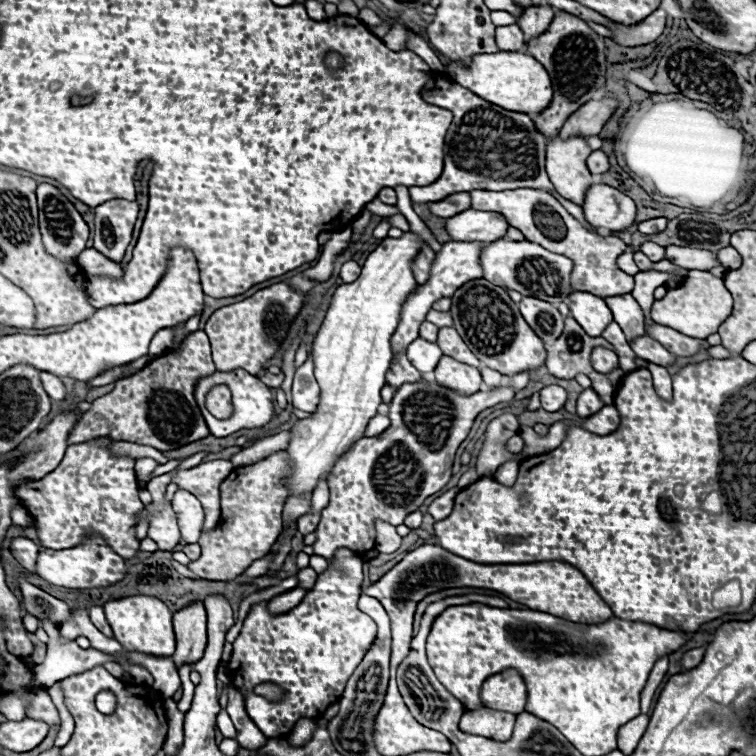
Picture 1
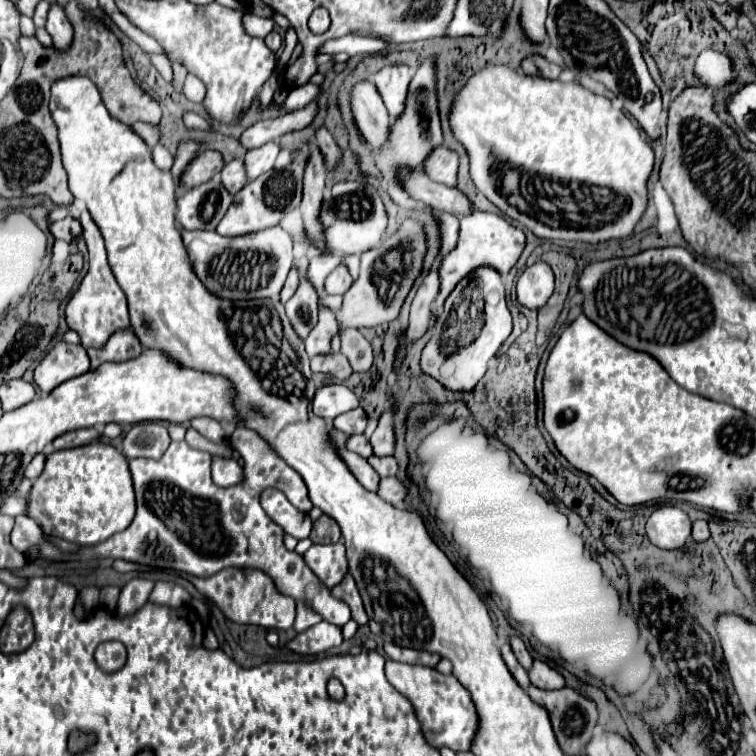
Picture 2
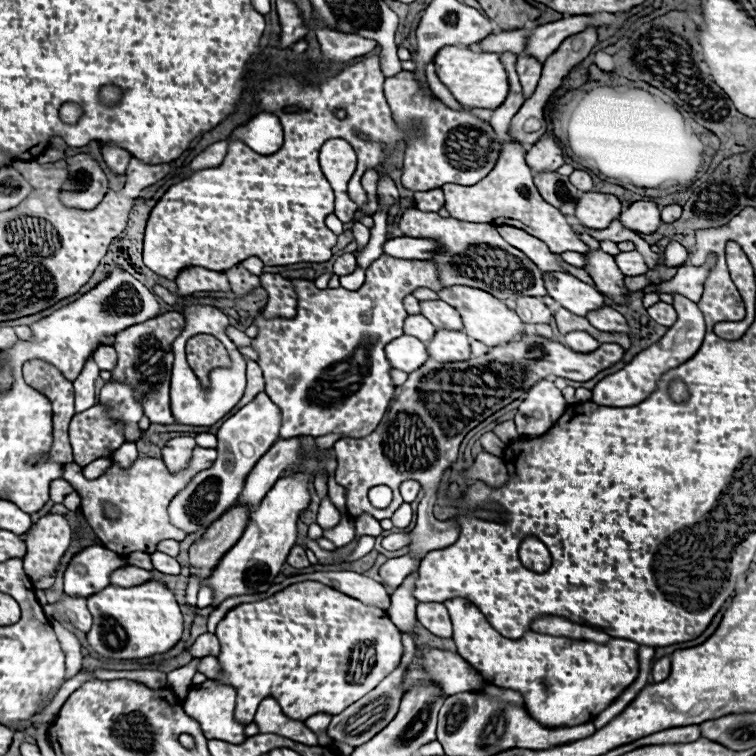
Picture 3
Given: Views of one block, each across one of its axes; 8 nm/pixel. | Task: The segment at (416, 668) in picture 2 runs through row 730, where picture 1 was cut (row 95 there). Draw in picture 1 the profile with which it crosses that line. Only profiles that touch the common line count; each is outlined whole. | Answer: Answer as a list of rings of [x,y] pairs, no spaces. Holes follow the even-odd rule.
[[[432,76],[424,86],[422,96],[428,104],[450,110],[454,114],[452,126],[446,134],[444,144],[444,172],[430,186],[410,186],[412,204],[428,204],[444,200],[444,196],[472,190],[516,190],[516,188],[542,188],[544,192],[556,194],[552,182],[544,170],[546,140],[536,132],[532,118],[522,112],[510,112],[482,100],[468,92],[468,88]]]

